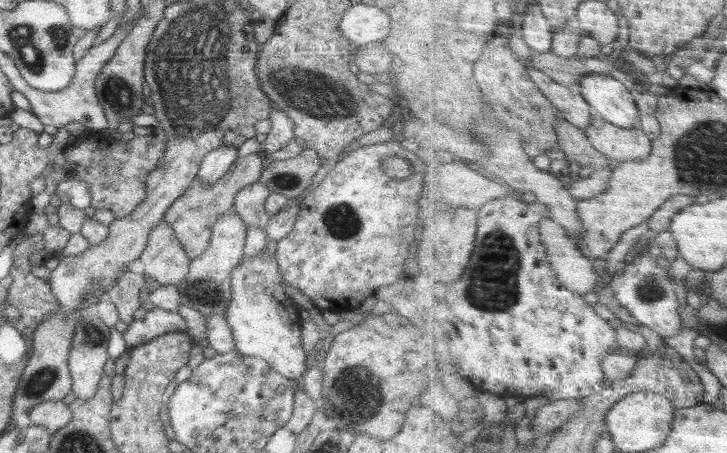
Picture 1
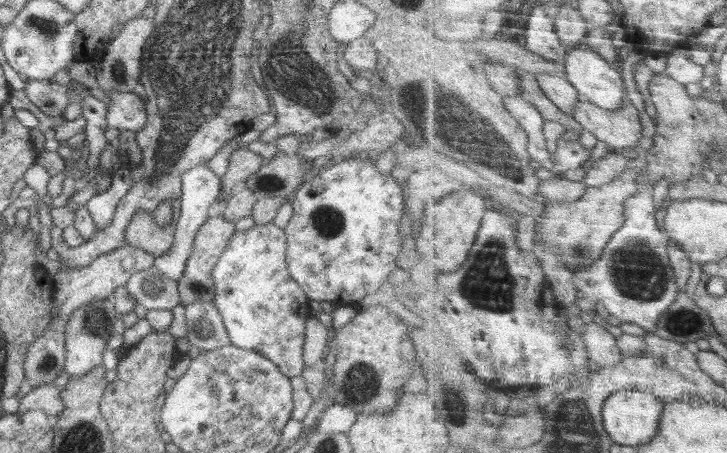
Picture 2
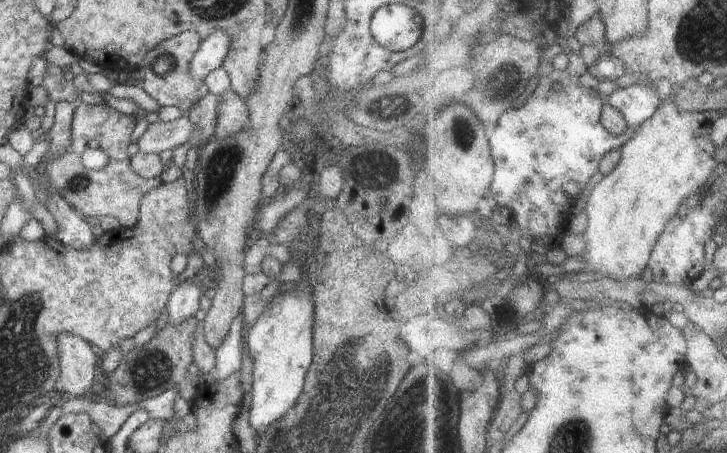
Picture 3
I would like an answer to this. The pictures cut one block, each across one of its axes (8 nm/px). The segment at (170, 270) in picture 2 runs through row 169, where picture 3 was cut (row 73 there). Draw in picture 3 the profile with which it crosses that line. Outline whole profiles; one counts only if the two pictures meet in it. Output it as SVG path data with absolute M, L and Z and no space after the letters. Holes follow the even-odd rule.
M222 30L212 32L206 40L201 41L200 48L190 60L190 74L194 80L206 80L207 76L222 67L230 47L230 36Z

